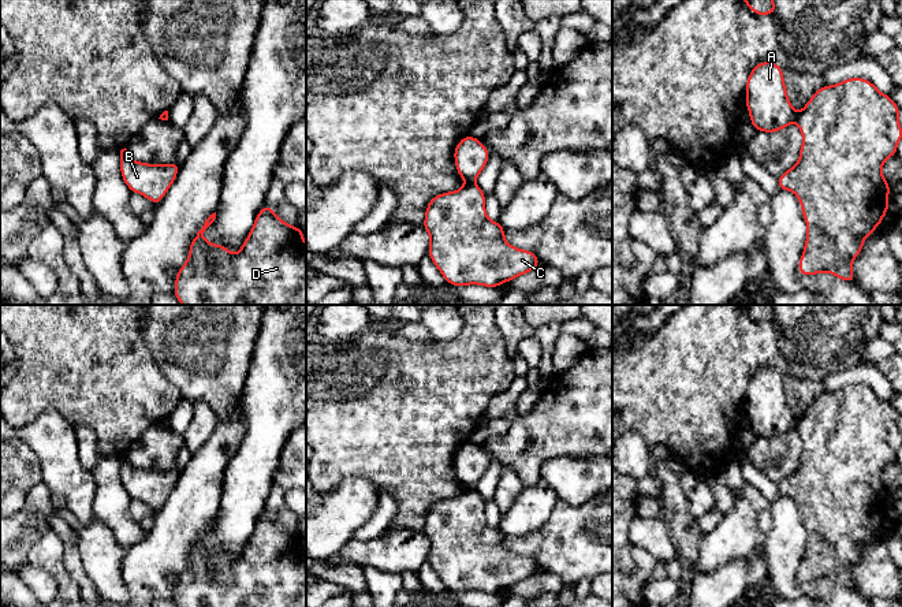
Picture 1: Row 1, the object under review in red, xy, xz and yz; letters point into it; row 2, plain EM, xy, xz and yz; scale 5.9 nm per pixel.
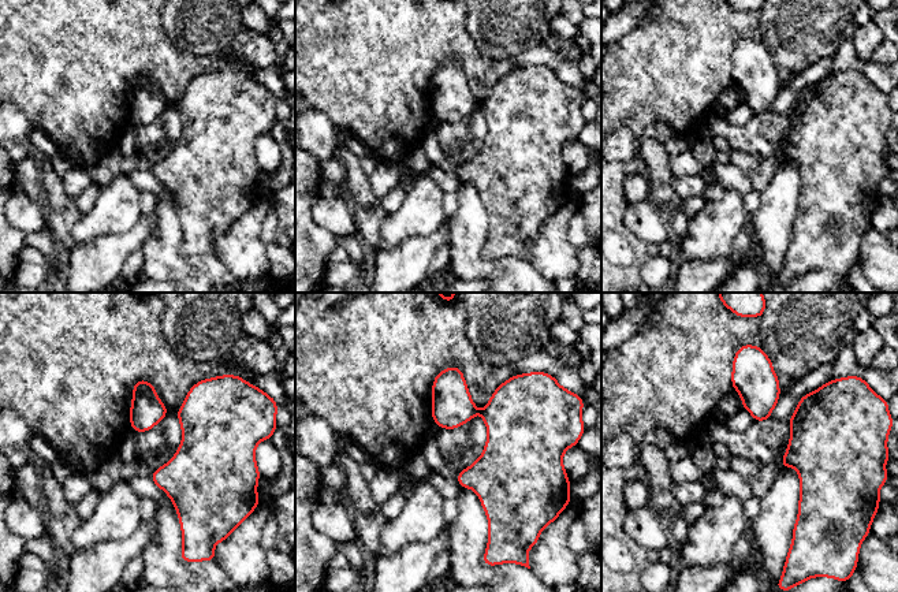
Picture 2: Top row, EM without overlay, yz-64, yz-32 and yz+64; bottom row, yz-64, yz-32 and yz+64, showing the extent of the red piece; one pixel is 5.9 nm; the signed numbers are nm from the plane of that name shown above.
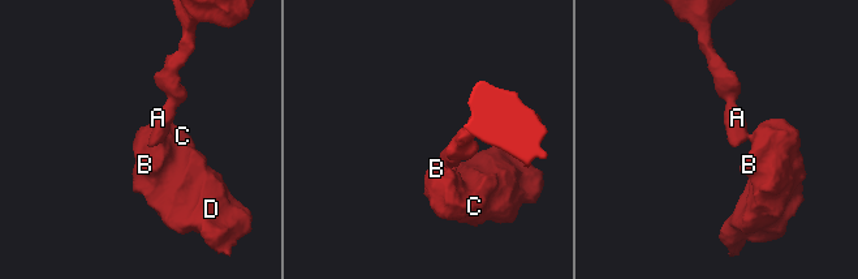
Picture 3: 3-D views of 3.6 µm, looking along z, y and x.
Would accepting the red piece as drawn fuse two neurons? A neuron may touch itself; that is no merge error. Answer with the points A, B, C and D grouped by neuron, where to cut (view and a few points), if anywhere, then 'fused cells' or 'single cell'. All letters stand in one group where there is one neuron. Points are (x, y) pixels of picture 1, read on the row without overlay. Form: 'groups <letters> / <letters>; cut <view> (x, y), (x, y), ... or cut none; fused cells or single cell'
groups A / B C D; cut xz (468, 487), (473, 488); fused cells

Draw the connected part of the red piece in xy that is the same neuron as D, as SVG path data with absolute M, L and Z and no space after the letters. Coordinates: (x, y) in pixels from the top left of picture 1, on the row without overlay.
M264 511L236 561L204 545L216 518L194 543L189 565L176 578L174 600L179 607L306 607L306 551L303 536L284 529Z

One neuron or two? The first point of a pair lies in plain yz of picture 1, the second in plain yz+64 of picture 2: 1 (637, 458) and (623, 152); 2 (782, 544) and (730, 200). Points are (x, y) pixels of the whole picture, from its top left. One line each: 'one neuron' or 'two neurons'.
1: one neuron
2: two neurons

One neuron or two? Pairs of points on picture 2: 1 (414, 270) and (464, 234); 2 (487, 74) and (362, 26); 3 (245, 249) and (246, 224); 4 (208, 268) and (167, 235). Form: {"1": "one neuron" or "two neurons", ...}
{"1": "two neurons", "2": "one neuron", "3": "one neuron", "4": "one neuron"}

